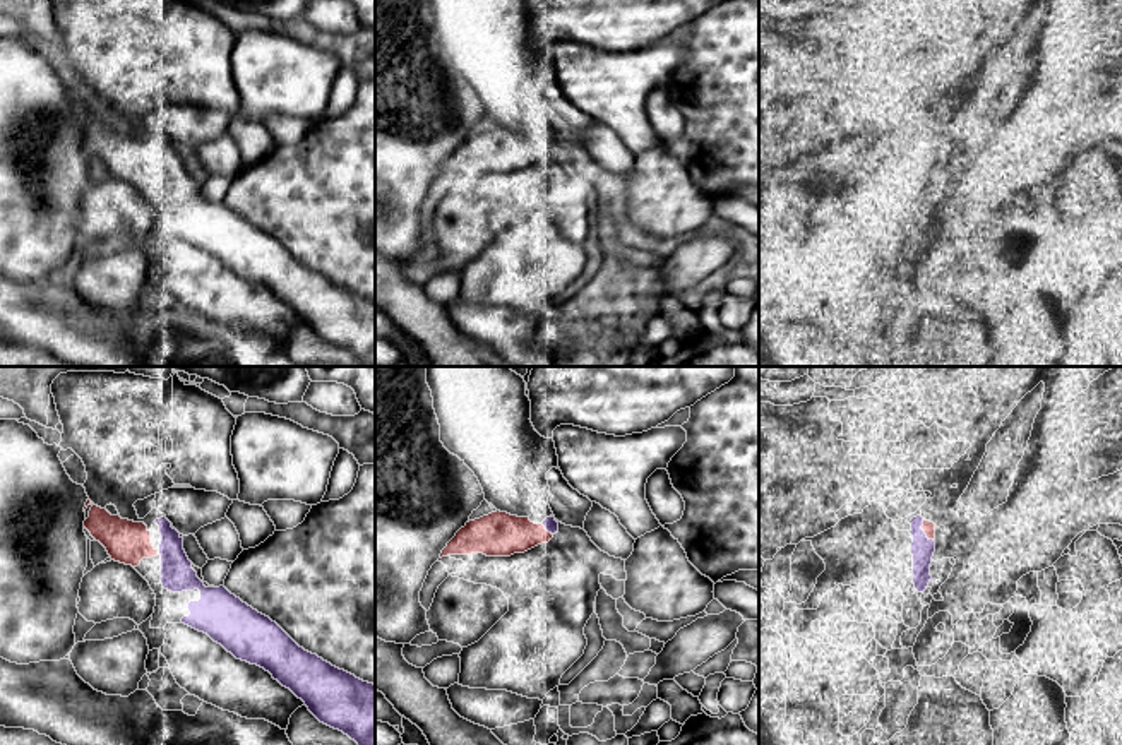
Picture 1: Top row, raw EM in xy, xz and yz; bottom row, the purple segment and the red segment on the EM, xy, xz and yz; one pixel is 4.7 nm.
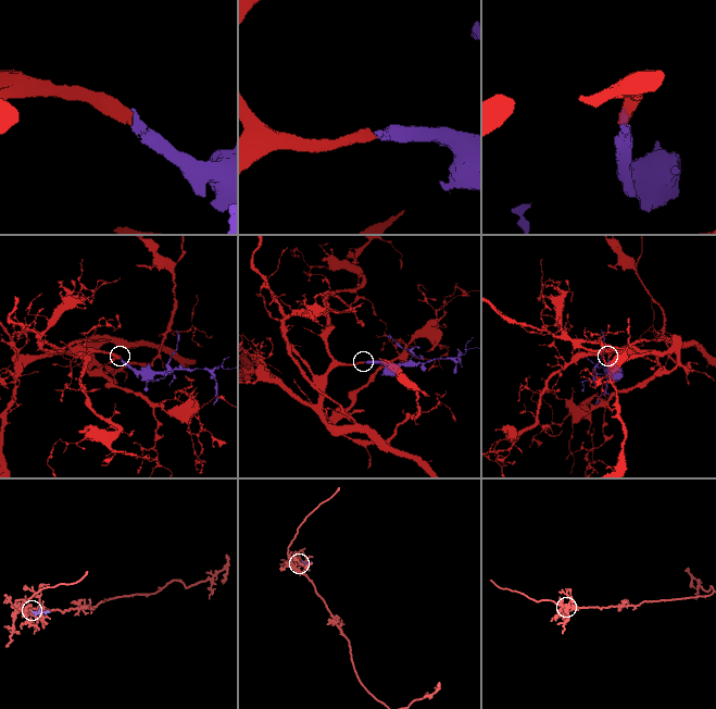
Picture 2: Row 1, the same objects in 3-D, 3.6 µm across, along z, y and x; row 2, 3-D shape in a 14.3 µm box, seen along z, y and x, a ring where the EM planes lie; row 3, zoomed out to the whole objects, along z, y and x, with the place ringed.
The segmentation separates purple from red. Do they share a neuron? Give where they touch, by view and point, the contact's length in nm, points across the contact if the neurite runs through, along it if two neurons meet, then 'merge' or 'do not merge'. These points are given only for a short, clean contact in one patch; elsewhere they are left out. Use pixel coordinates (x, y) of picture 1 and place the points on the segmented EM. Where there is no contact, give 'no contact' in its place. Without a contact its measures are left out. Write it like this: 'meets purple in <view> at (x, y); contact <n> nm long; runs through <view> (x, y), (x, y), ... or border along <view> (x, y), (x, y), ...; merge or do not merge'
meets purple in yz at (924, 531); contact 120 nm long; merge

